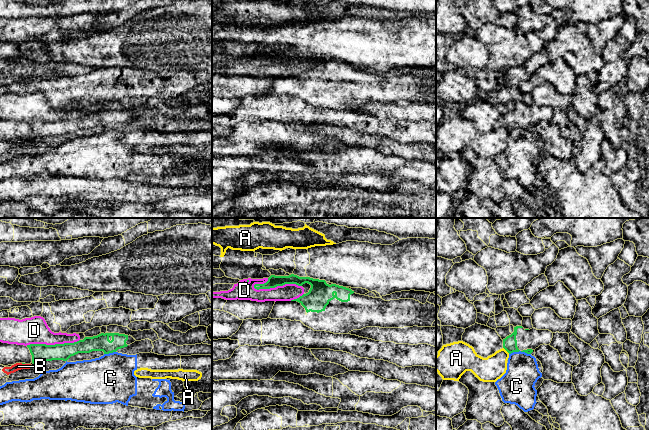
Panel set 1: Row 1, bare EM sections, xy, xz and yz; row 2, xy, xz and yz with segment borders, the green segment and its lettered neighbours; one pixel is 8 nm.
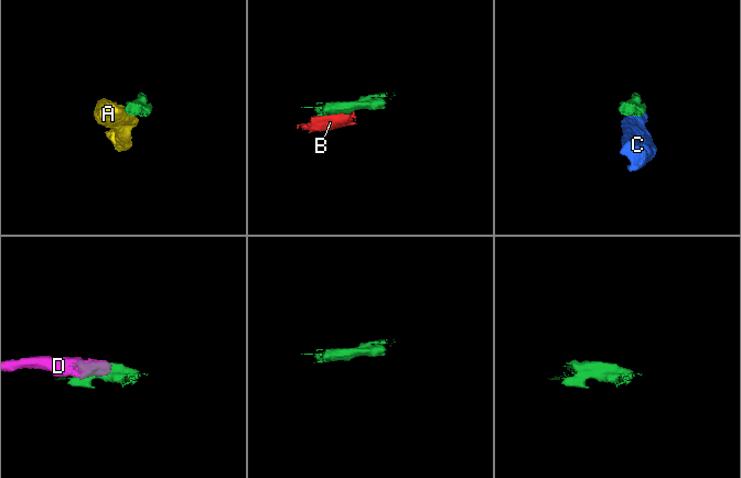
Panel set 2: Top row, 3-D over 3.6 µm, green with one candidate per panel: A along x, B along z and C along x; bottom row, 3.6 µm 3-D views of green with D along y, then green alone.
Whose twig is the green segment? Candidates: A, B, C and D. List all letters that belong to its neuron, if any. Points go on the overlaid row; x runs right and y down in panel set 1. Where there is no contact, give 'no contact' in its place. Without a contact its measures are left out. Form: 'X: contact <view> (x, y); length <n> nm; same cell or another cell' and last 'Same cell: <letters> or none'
A: contact yz (506, 350); length 80 nm; another cell
B: contact xy (23, 363); length 30 nm; another cell
C: contact yz (521, 351); length 180 nm; another cell
D: contact xz (277, 285); length 400 nm; another cell
Same cell: none

